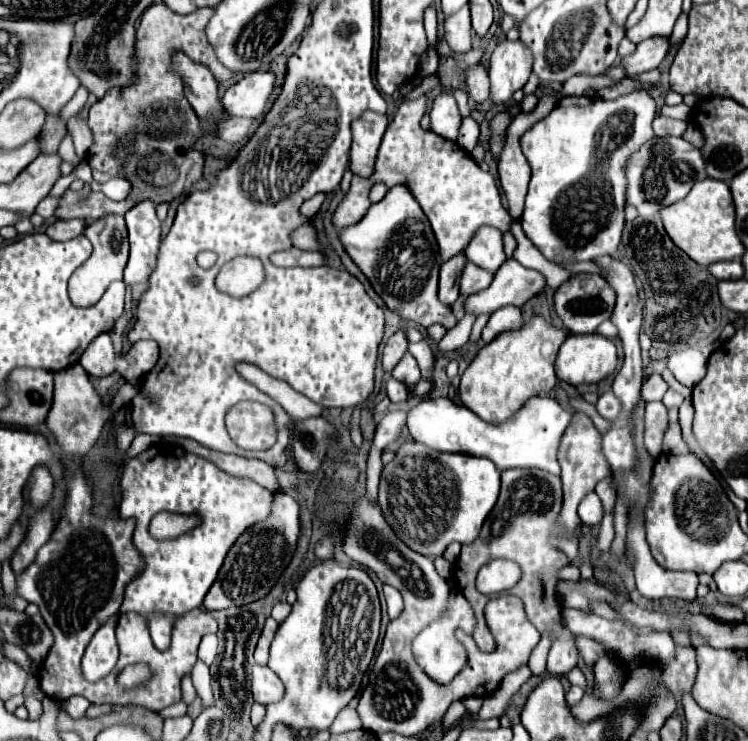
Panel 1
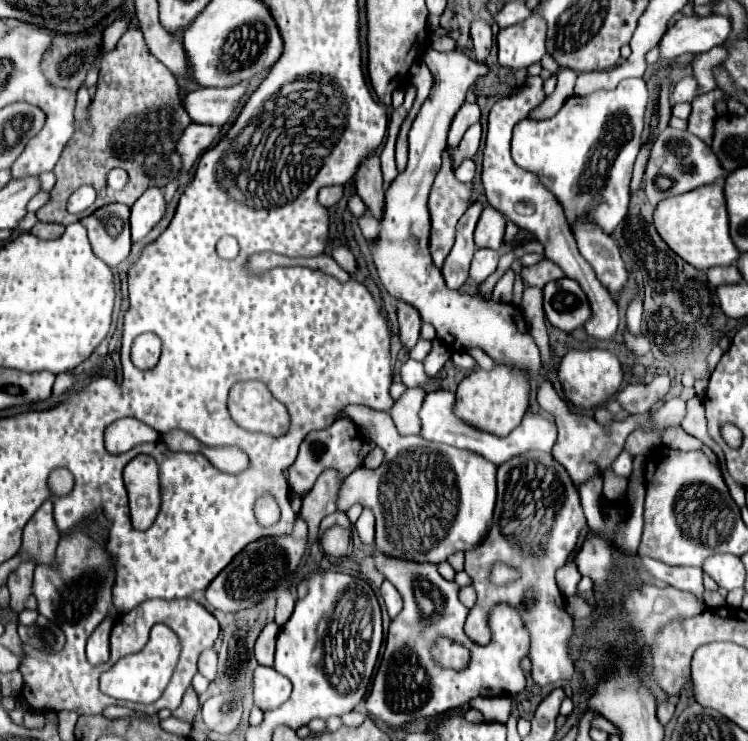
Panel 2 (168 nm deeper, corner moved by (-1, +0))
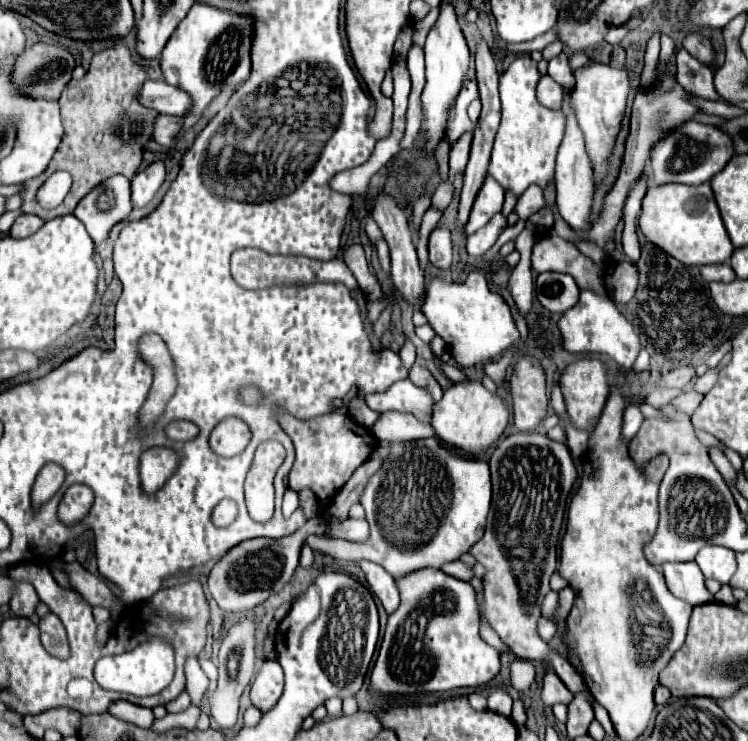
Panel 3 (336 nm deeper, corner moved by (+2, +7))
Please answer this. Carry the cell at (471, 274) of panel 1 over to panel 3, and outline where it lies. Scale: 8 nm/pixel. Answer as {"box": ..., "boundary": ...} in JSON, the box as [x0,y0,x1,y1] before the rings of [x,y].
{"box":[467,214,507,256],"boundary":[[[501,214],[493,216],[493,220],[485,224],[485,228],[467,236],[467,254],[485,256],[491,250],[491,246],[495,244],[495,240],[499,238],[499,234],[505,230],[505,226],[507,226],[507,220]]]}

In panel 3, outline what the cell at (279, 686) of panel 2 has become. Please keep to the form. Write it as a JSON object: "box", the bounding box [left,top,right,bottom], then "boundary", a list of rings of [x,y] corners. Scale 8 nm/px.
{"box":[251,660,283,712],"boundary":[[[265,660],[251,684],[251,702],[261,710],[267,712],[273,708],[283,692],[283,670],[277,660]]]}

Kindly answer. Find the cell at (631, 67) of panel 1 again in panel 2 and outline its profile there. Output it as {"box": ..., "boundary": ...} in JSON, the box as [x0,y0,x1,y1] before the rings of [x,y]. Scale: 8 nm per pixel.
{"box":[660,15,732,61],"boundary":[[[726,15],[708,17],[682,17],[678,19],[660,41],[660,59],[674,61],[680,55],[706,53],[716,45],[722,45],[732,31],[732,23]]]}

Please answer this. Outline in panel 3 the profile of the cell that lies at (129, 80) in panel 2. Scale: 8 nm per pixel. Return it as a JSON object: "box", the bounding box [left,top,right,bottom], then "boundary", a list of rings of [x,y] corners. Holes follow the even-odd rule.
{"box":[21,42,157,220],"boundary":[[[117,42],[115,46],[105,48],[93,56],[91,68],[83,80],[71,80],[69,86],[65,86],[59,98],[65,136],[49,168],[41,176],[25,182],[25,188],[21,192],[25,214],[35,214],[43,220],[73,214],[79,200],[89,194],[93,186],[105,182],[105,178],[111,178],[113,174],[125,174],[125,178],[133,180],[137,168],[143,162],[143,148],[153,136],[157,118],[155,110],[139,106],[137,102],[137,94],[147,80],[147,68],[141,62],[133,60],[131,50],[123,42]],[[57,170],[67,170],[73,176],[73,186],[61,206],[57,206],[55,210],[45,210],[39,206],[35,194],[39,186]]]}

